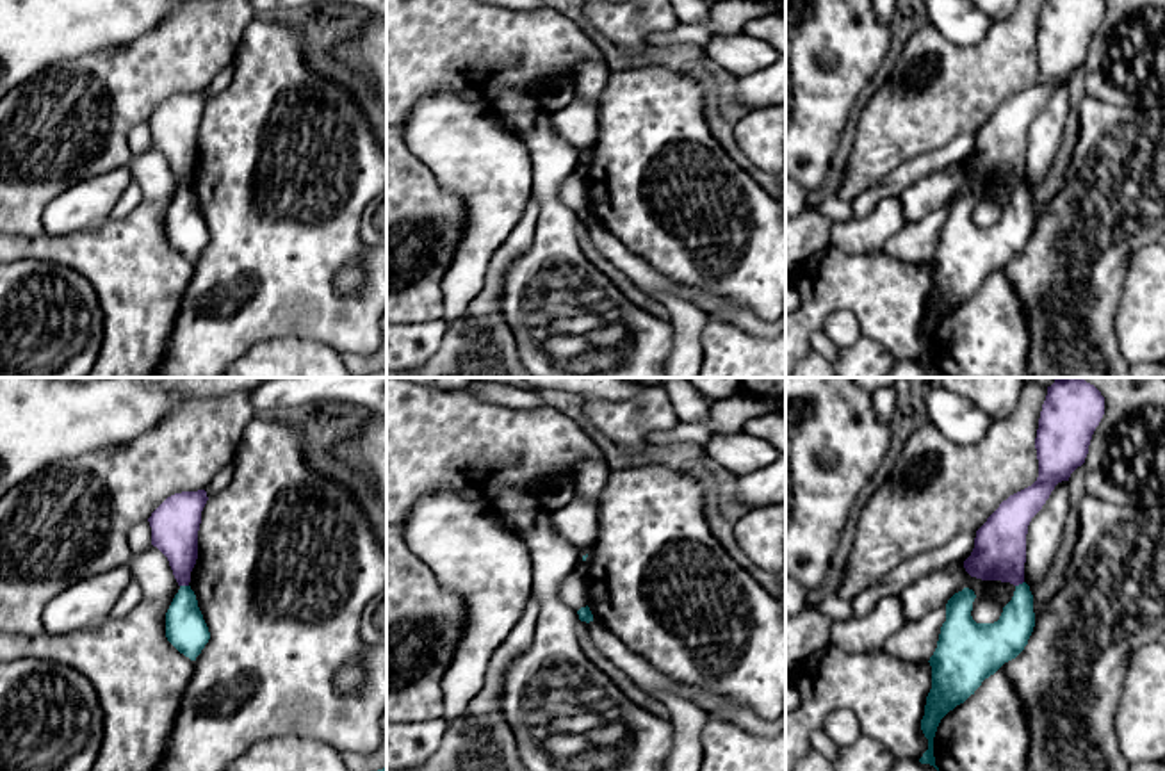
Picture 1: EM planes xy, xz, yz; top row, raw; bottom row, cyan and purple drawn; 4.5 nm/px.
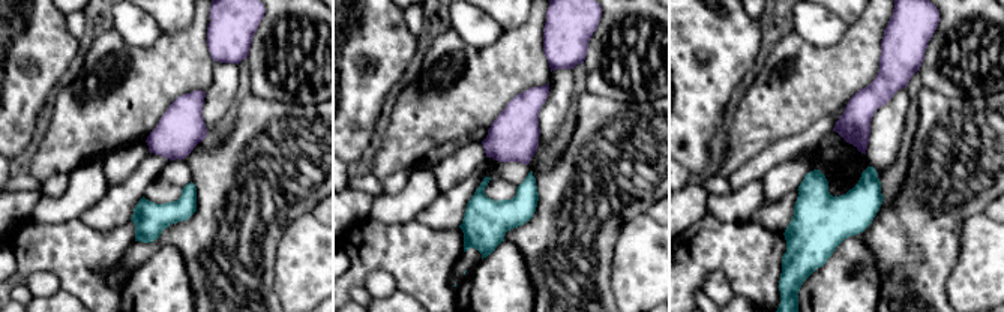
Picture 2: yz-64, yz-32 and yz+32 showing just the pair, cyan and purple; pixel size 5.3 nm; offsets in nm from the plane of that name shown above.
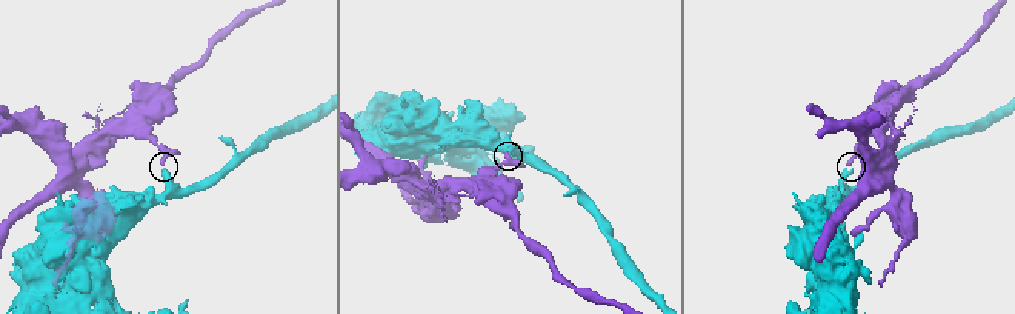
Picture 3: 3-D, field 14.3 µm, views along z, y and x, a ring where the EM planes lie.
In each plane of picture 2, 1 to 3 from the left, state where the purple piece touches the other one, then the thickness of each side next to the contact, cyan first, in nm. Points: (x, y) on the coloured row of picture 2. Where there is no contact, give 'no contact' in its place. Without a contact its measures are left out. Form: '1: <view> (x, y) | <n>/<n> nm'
1: no contact
2: no contact
3: no contact

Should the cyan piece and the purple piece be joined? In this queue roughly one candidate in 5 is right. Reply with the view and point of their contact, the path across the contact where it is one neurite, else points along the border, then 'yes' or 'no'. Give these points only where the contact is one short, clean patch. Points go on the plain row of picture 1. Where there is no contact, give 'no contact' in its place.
contact xy (184, 187); border xy (180, 186), (187, 187); no

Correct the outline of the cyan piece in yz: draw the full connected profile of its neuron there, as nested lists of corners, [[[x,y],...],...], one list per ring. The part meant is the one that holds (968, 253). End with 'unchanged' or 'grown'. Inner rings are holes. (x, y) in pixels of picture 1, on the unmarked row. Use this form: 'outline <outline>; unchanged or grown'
outline [[[1026,183],[1015,187],[1012,201],[994,224],[976,224],[971,217],[976,196],[964,189],[946,205],[937,249],[930,258],[932,290],[926,297],[921,331],[928,351],[919,360],[937,372],[933,338],[941,321],[964,304],[1005,264],[1015,260],[1035,228],[1033,196]]]; unchanged

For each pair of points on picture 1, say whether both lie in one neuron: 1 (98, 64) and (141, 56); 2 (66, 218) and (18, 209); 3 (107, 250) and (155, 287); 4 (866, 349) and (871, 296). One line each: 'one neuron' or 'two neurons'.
1: one neuron
2: two neurons
3: one neuron
4: two neurons

